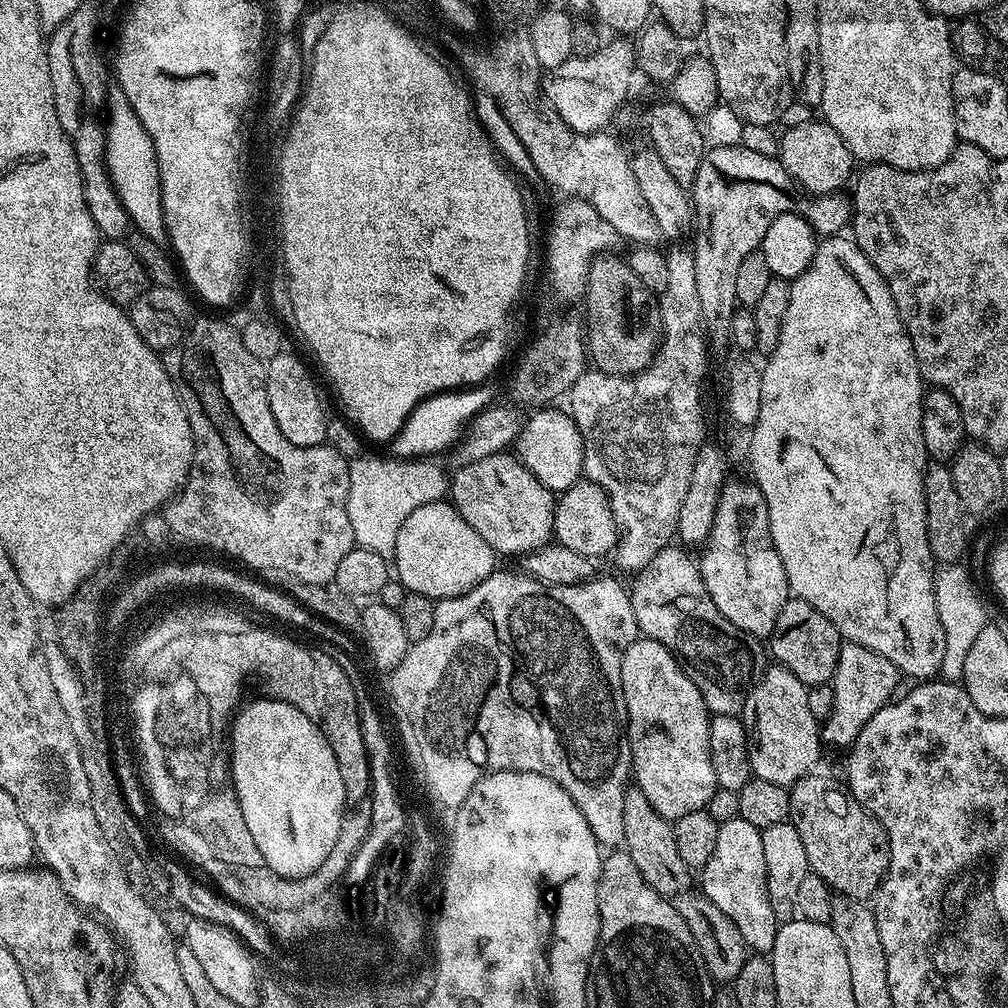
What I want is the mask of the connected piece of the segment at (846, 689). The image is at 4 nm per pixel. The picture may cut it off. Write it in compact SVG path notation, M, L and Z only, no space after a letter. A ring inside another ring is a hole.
M841 643L836 673L830 681L834 690L832 715L822 724L823 743L847 749L858 738L862 726L866 726L866 722L870 722L870 718L874 718L874 714L893 699L892 691L899 680L902 680L902 674L894 662L882 658L882 654L874 654L874 650L866 650L866 646Z

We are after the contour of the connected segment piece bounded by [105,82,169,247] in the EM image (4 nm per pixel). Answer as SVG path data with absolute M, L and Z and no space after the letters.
M111 83L106 90L105 164L108 175L117 188L120 201L131 216L133 227L160 247L169 243L165 226L164 204L161 202L160 171L156 151L148 131L130 106L129 99L119 83Z

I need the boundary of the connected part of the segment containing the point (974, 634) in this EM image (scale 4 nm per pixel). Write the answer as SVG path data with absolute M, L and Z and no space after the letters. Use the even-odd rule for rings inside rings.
M963 563L945 564L935 569L934 602L938 606L938 618L942 622L942 634L946 634L946 654L942 654L942 666L939 675L953 682L963 681L966 670L966 653L970 645L978 639L978 633L990 616L984 609L984 600L976 589L970 573Z

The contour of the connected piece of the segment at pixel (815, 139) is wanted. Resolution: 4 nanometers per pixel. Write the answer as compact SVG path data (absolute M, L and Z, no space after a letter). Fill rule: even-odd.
M814 118L800 126L787 128L782 134L778 159L796 182L809 191L807 193L820 195L839 191L845 187L848 178L851 179L853 154L827 121Z

